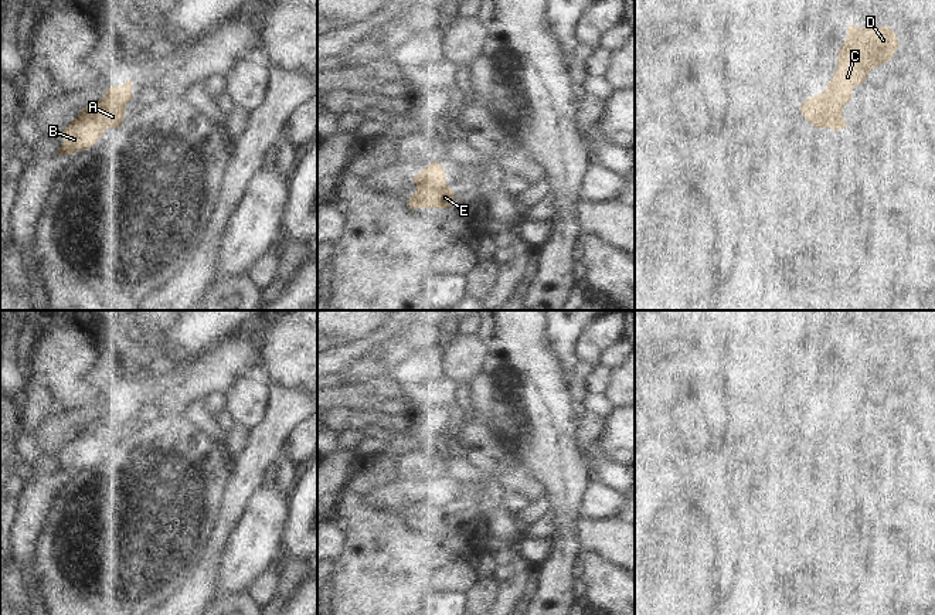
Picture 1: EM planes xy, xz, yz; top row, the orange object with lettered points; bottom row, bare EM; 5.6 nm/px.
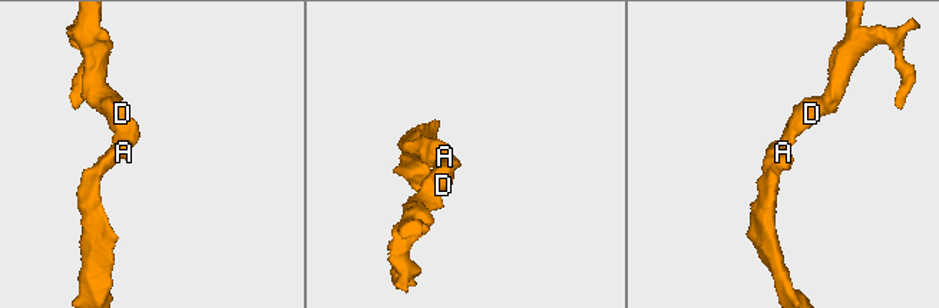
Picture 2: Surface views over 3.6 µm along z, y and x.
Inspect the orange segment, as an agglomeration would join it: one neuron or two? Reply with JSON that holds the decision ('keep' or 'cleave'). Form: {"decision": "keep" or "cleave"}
{"decision": "keep"}

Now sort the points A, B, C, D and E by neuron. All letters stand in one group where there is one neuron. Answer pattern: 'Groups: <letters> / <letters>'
Groups: A B C D E.

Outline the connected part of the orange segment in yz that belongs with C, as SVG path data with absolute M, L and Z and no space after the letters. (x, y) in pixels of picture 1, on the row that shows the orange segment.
M847 26L847 38L839 50L836 72L822 94L809 98L800 105L800 111L806 120L816 128L829 128L840 130L847 126L842 109L853 98L851 91L863 84L873 68L890 61L898 48L897 34L888 27L860 28Z

